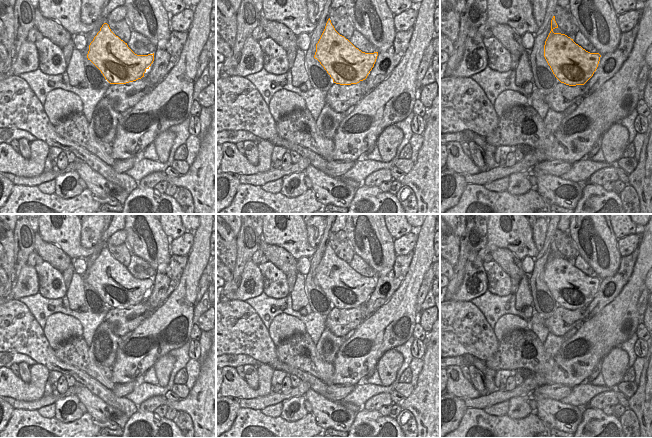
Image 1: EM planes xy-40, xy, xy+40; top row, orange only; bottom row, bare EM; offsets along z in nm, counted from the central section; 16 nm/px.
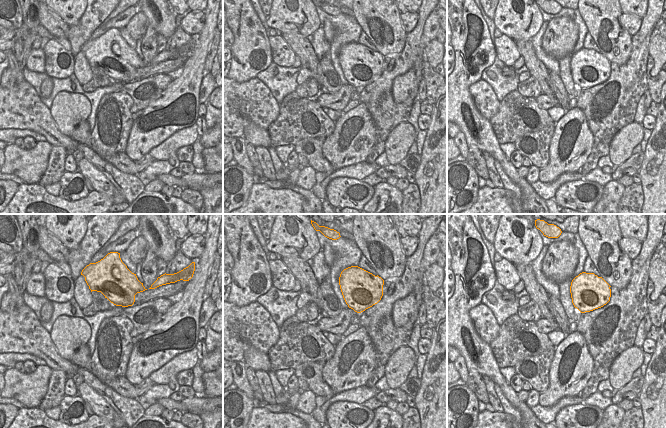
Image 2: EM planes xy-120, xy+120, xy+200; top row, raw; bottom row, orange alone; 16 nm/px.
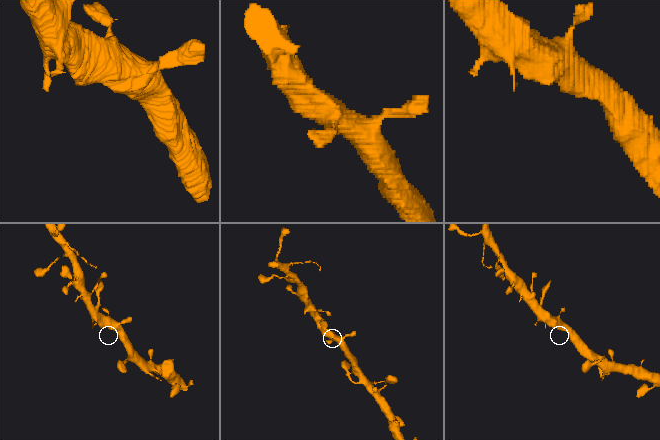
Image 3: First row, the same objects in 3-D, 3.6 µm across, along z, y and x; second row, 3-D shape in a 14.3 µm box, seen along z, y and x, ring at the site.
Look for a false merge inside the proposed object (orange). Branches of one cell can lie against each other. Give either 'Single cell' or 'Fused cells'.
Single cell.

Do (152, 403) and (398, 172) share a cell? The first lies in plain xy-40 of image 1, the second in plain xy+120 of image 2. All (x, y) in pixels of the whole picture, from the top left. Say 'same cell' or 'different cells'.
same cell

